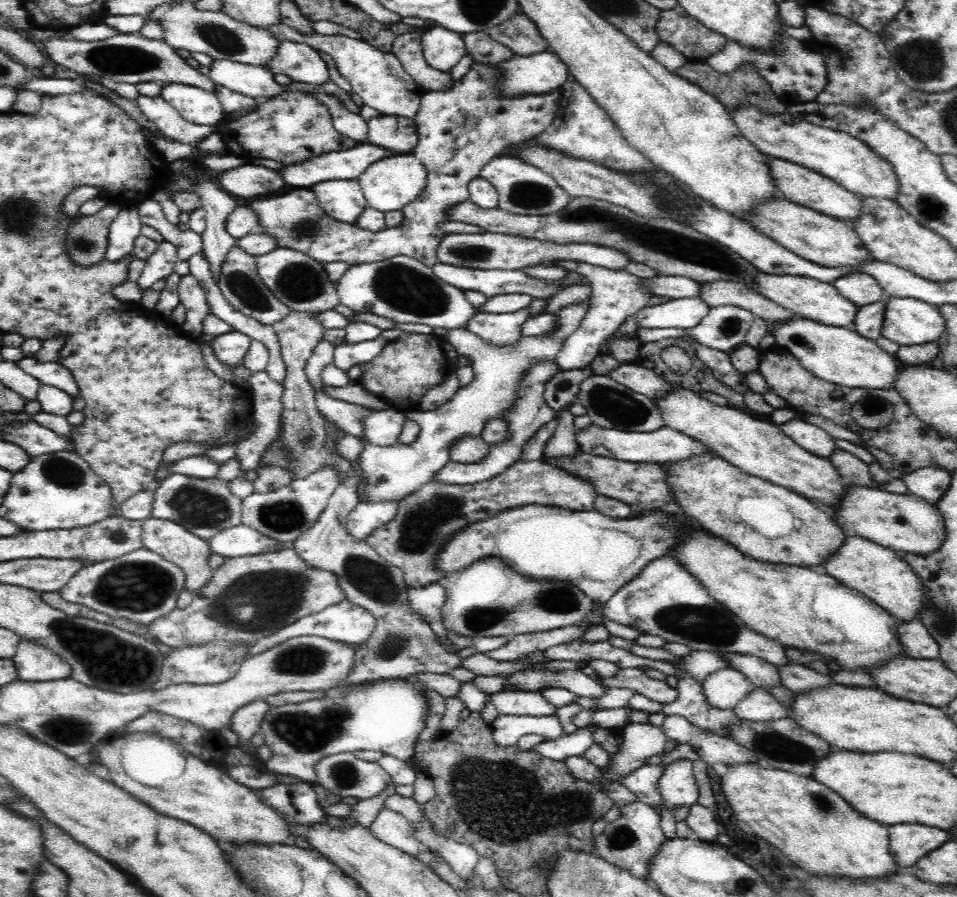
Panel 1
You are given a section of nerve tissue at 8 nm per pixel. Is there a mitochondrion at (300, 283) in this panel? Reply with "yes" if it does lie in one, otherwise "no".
yes

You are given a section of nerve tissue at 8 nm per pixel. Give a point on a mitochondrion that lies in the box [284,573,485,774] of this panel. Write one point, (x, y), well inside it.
(394, 644)

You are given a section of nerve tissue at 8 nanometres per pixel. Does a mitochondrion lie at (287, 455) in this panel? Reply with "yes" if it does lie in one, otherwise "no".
yes

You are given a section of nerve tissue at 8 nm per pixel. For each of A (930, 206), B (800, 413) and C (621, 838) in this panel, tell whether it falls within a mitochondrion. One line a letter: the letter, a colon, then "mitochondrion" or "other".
A: mitochondrion
B: other
C: mitochondrion

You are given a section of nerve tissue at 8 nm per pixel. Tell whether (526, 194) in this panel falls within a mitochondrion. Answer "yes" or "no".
yes

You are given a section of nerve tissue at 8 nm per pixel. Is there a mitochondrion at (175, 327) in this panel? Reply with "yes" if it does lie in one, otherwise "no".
no

